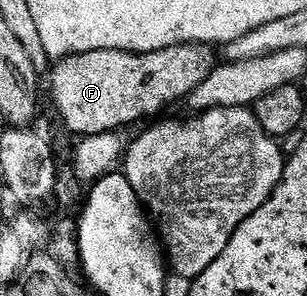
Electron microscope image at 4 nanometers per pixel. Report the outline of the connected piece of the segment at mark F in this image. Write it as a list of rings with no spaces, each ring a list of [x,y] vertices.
[[[184,42],[181,46],[168,46],[155,52],[133,54],[129,50],[92,50],[82,54],[68,54],[54,61],[49,74],[49,98],[61,117],[61,122],[76,136],[90,138],[96,134],[111,134],[124,131],[124,126],[141,122],[144,118],[156,119],[176,102],[184,103],[199,84],[212,73],[215,59],[214,47],[200,42]]]

